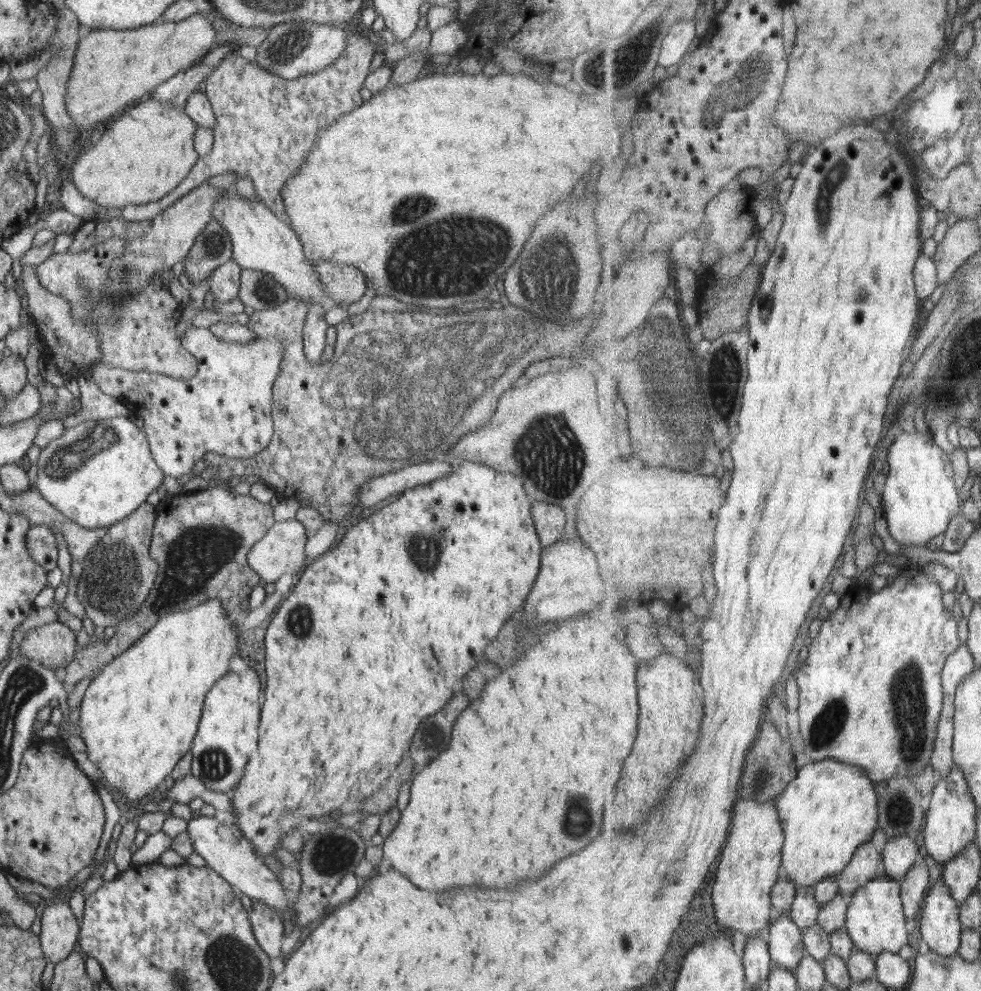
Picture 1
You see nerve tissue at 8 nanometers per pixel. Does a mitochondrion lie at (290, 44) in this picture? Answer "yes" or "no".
yes

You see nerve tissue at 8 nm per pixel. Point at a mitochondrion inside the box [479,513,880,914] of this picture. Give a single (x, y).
(828, 725)

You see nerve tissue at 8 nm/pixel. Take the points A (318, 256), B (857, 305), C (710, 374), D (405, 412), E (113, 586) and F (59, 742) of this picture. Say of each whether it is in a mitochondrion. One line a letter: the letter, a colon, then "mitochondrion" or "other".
A: other
B: mitochondrion
C: mitochondrion
D: mitochondrion
E: mitochondrion
F: other

